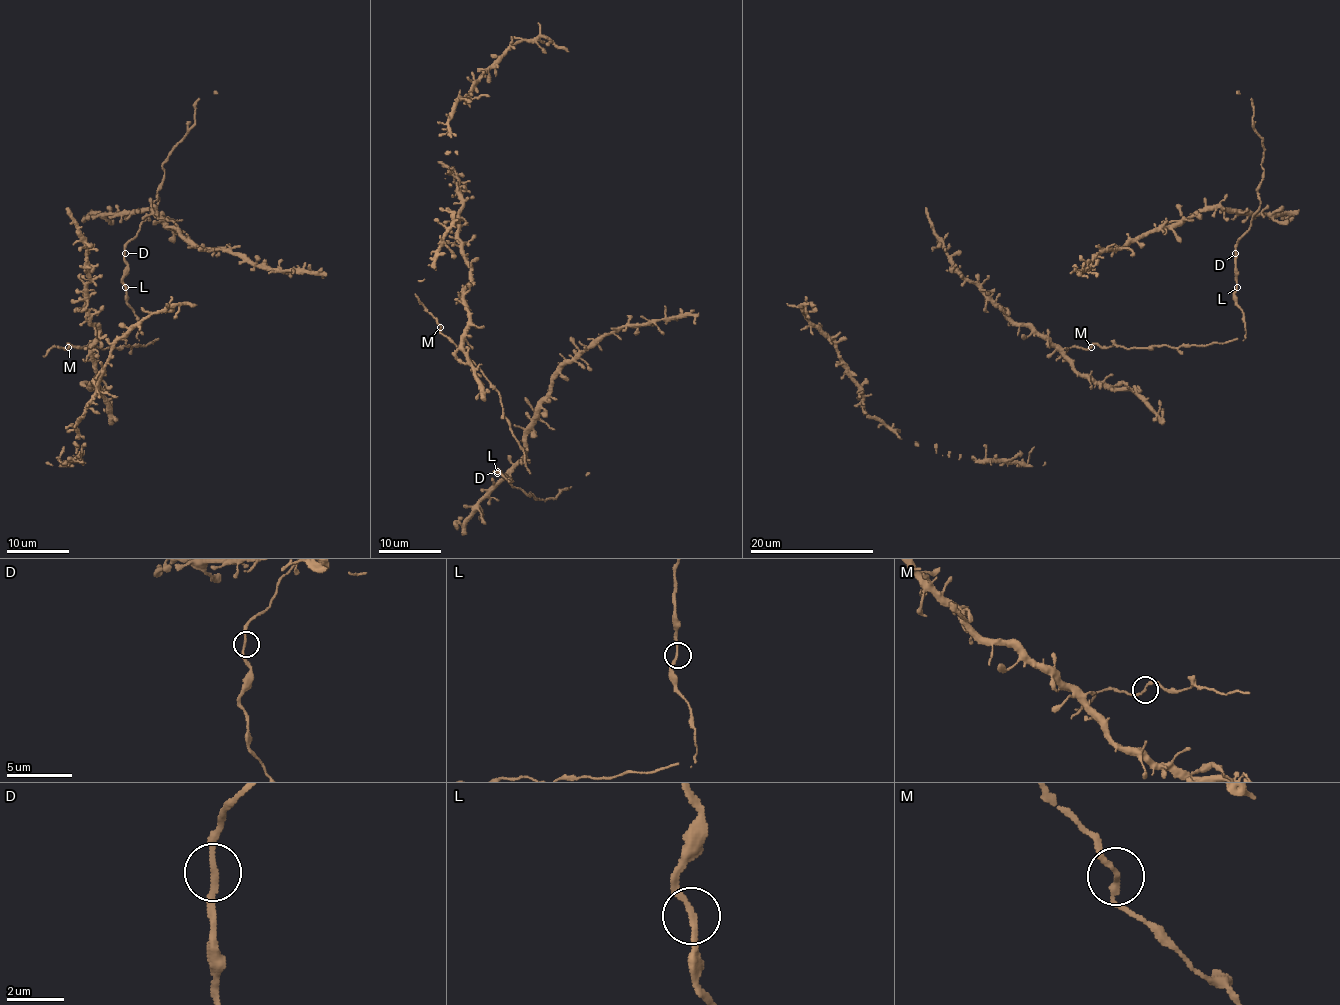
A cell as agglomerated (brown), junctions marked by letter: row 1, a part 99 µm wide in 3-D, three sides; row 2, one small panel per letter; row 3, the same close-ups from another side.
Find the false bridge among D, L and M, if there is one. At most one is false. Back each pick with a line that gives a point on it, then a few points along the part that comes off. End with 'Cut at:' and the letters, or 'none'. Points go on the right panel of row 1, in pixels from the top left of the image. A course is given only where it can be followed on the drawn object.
Cut at: none

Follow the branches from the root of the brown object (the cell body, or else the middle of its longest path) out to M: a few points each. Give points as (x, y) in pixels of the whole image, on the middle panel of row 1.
M: (497, 389), (466, 354), (440, 332), (440, 327)

